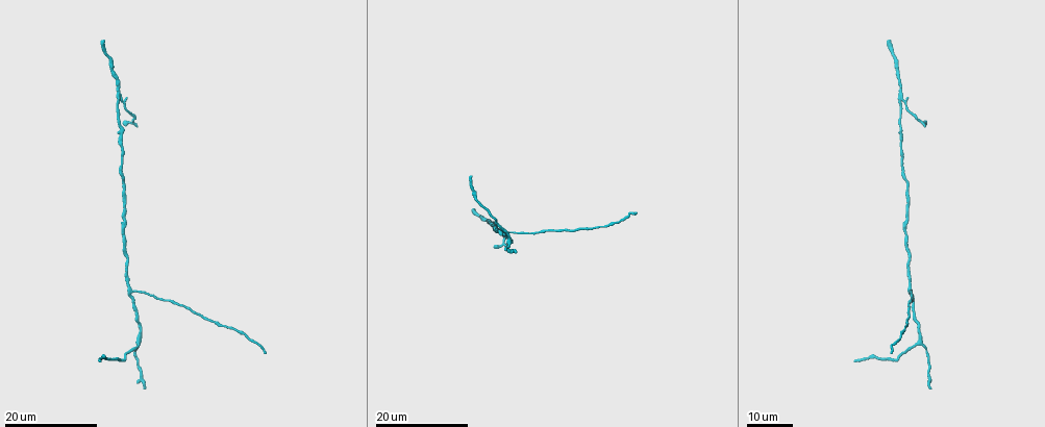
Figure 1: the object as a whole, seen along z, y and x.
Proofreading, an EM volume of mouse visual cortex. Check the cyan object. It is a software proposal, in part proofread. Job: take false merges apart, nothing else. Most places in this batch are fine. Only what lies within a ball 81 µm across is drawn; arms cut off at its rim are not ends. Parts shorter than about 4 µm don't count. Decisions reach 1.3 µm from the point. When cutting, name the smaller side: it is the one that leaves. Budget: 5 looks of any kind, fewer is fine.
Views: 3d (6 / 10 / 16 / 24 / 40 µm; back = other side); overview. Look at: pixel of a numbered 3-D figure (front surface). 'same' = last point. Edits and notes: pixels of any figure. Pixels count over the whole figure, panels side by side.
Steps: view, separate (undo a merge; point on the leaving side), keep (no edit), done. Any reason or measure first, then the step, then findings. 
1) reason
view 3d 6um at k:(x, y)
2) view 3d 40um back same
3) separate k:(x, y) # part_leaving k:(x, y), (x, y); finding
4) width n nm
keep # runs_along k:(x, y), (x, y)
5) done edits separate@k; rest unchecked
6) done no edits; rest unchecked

view 3d 16um at 1:(917, 342)

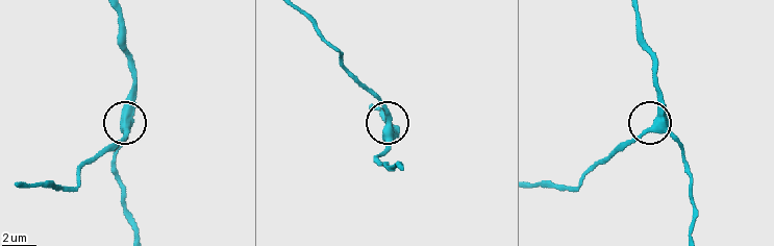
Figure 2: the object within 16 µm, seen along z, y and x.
view 3d 10um at 2:(654, 128)

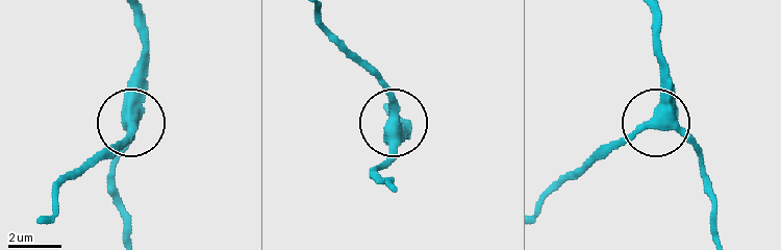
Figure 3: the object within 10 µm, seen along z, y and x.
side_arm 12 um
keep # runs_along 3:(141, 13), (135, 106), (116, 165); continuous, no second neuron

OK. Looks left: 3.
a fork
view 3d 16um at 1:(128, 292)

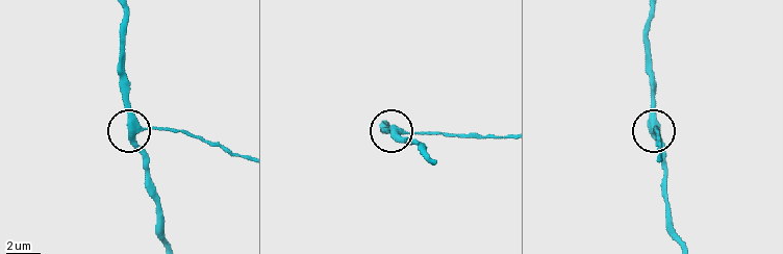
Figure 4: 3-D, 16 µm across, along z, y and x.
view 3d 10um at 4:(397, 130)

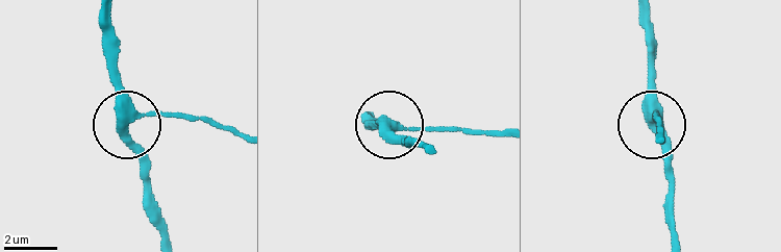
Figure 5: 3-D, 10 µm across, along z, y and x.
view 3d 6um at 5:(126, 119)

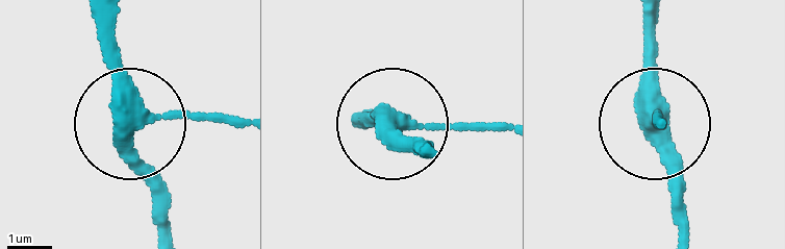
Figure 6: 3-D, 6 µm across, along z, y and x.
width 390 nm
keep # runs_along 6:(112, 13), (117, 102), (150, 222); all the same neuron

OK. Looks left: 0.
done no edits; rest unchecked

